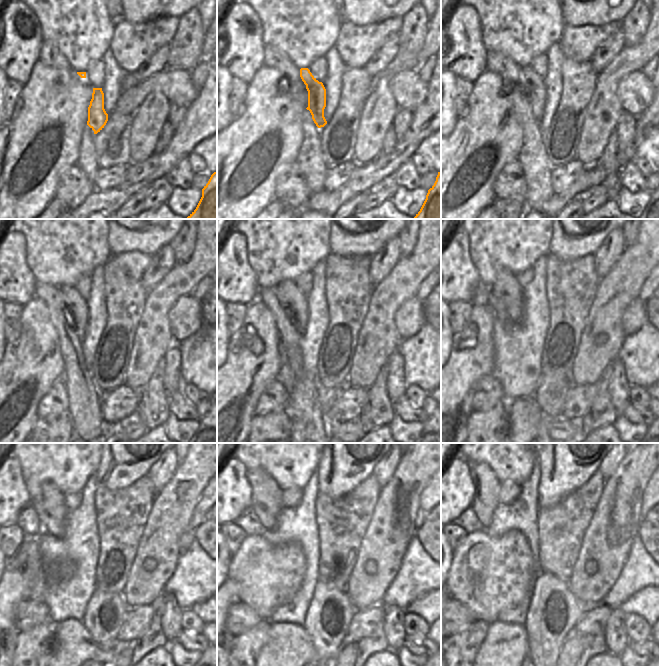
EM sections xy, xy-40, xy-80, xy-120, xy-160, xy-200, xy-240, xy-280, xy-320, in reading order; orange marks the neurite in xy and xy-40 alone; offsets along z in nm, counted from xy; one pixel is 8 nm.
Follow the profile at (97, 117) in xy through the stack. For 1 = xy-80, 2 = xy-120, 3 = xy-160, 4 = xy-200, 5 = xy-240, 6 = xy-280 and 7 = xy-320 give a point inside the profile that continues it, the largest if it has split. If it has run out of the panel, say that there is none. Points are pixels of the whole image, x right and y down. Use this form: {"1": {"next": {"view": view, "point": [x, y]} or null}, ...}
{"1": {"next": {"view": "xy-80", "point": [537, 95]}}, "2": {"next": {"view": "xy-120", "point": [75, 308]}}, "3": {"next": {"view": "xy-160", "point": [290, 298]}}, "4": {"next": {"view": "xy-200", "point": [507, 297]}}, "5": {"next": {"view": "xy-240", "point": [49, 505]}}, "6": {"next": {"view": "xy-280", "point": [266, 501]}}, "7": {"next": {"view": "xy-320", "point": [486, 485]}}}

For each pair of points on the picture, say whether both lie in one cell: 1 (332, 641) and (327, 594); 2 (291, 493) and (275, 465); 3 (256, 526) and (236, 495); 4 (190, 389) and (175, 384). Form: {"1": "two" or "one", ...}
{"1": "one", "2": "two", "3": "two", "4": "two"}

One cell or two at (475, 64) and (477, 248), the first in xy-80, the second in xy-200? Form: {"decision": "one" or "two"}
{"decision": "two"}

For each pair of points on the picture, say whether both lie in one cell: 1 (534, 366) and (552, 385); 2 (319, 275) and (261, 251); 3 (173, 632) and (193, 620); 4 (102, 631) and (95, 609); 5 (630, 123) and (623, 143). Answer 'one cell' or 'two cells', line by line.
1: two cells
2: two cells
3: two cells
4: one cell
5: one cell

